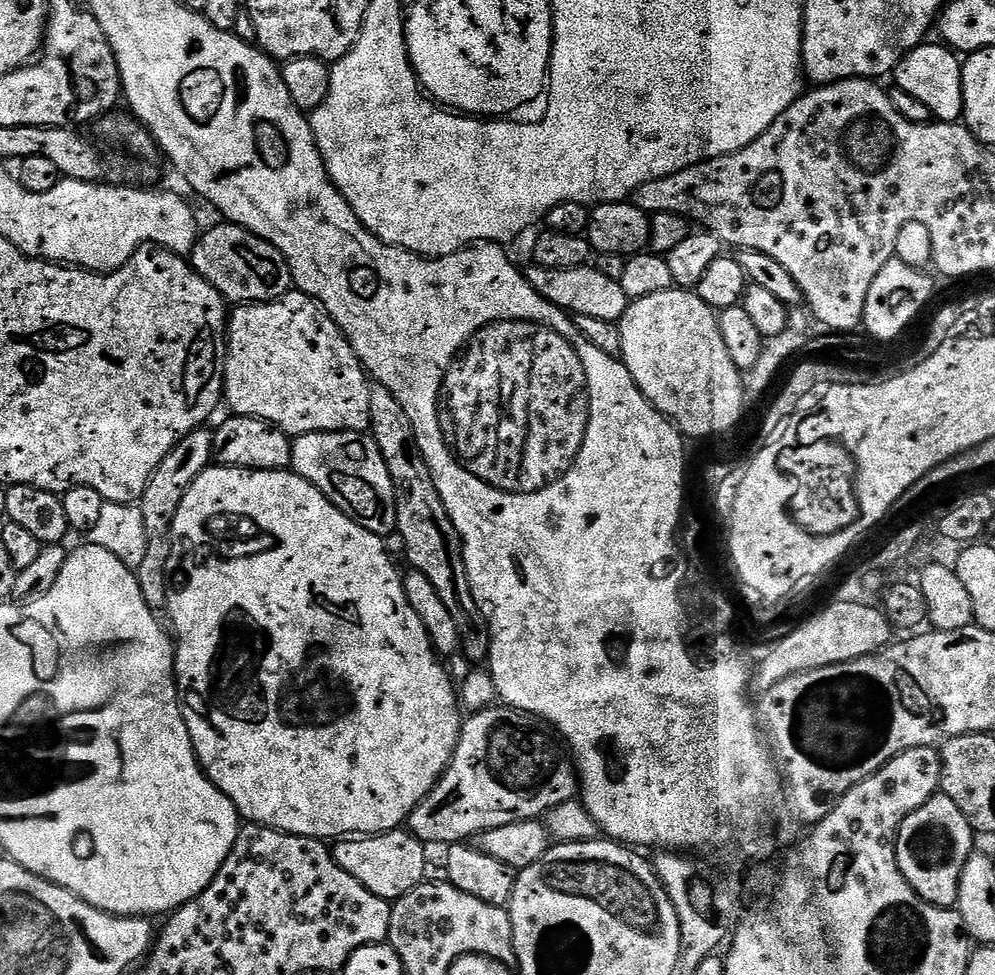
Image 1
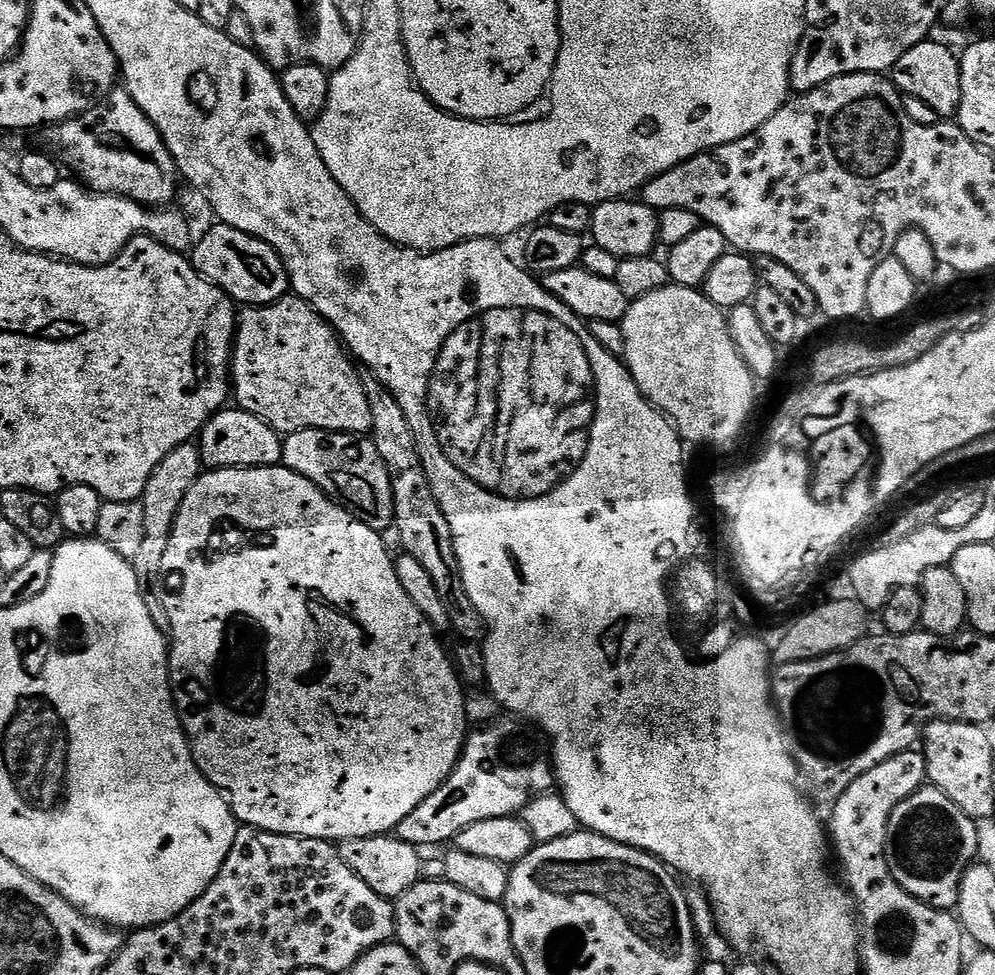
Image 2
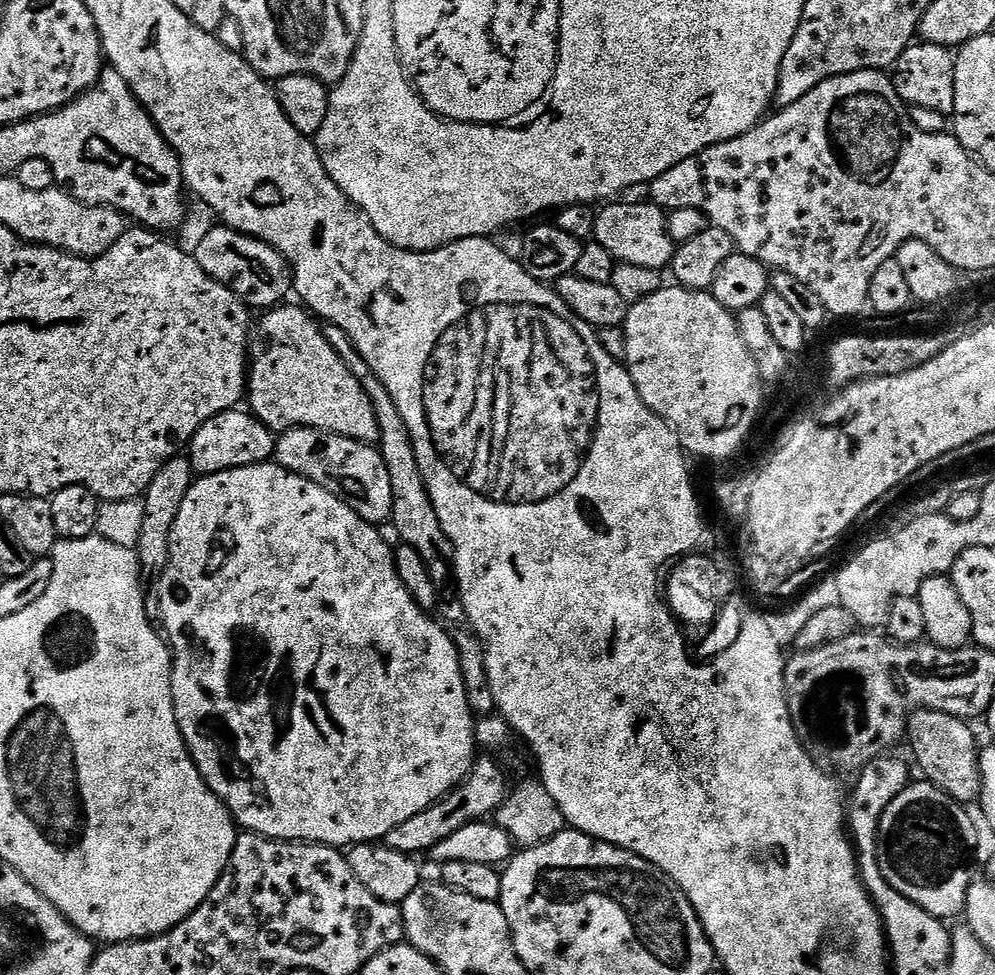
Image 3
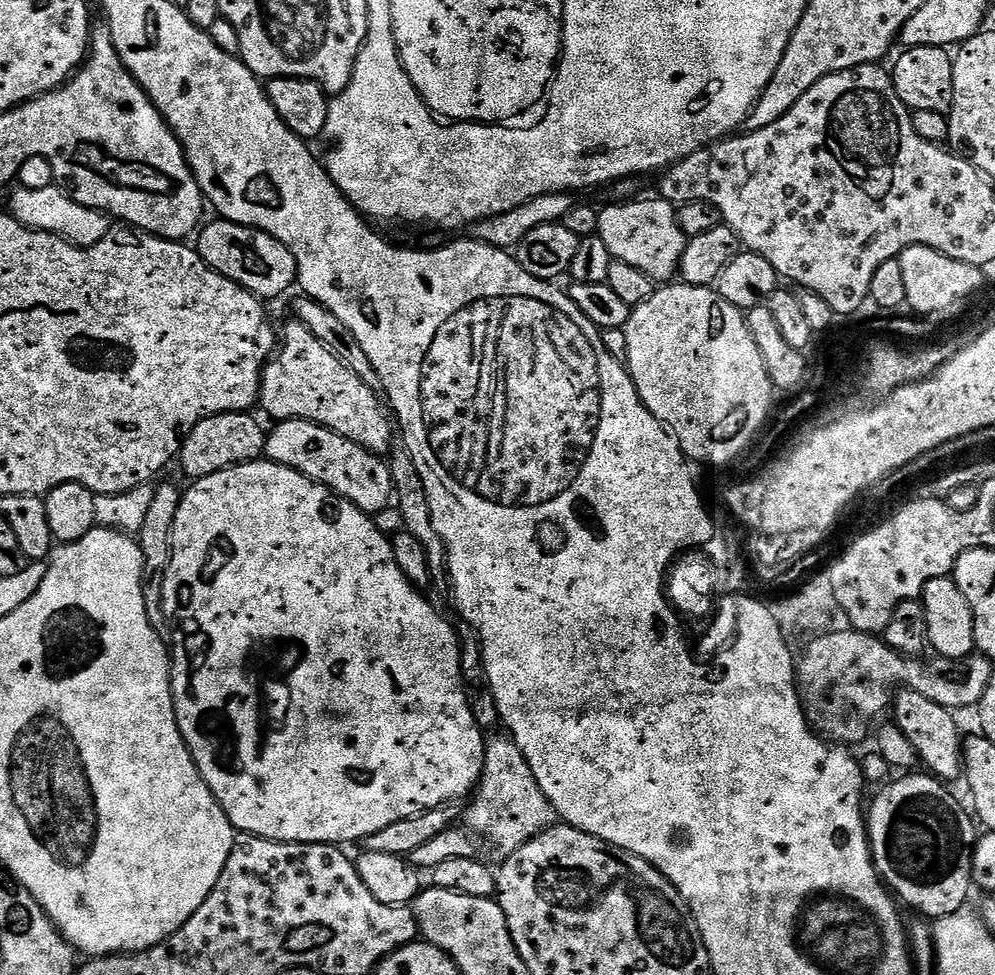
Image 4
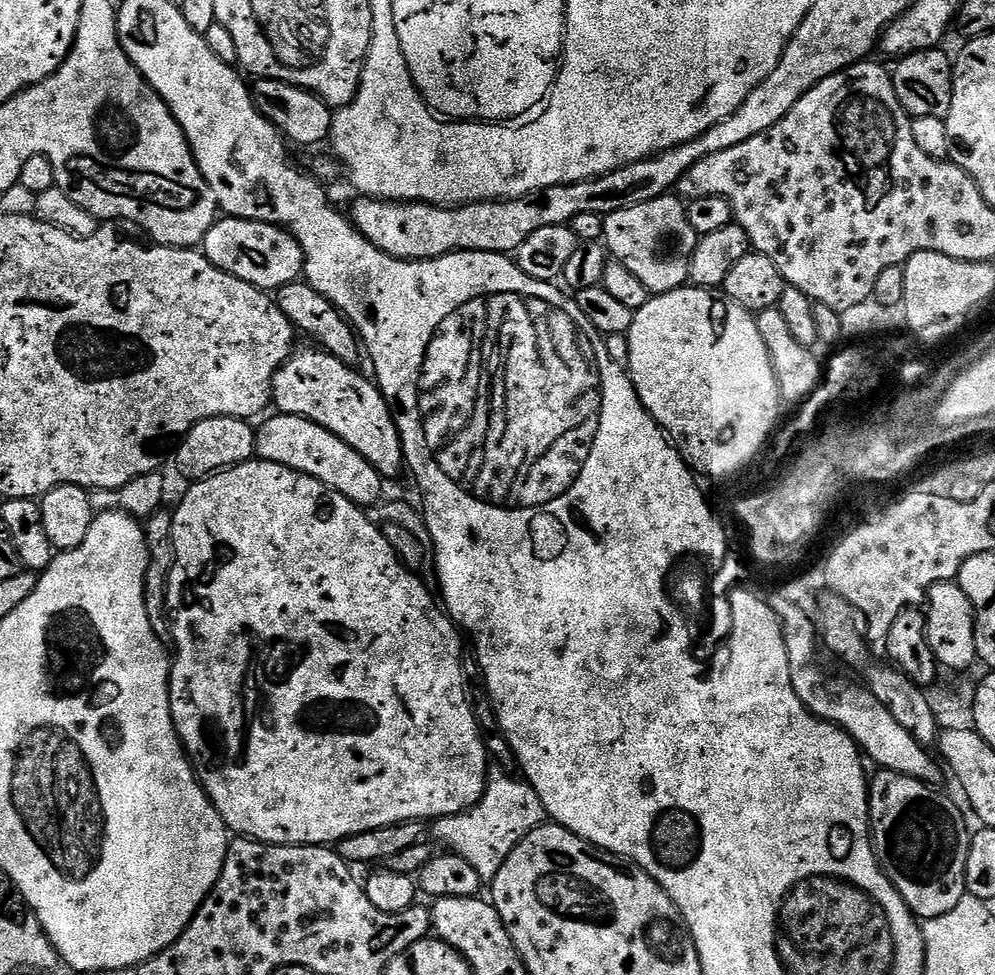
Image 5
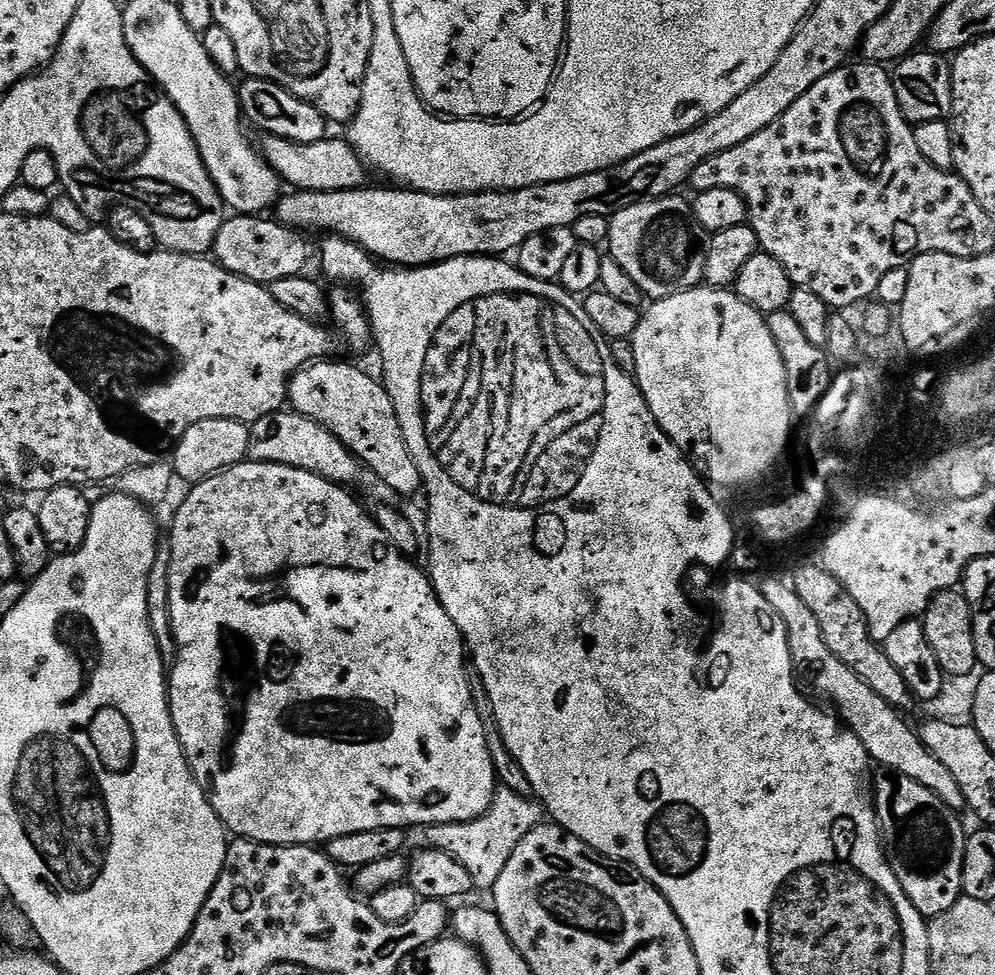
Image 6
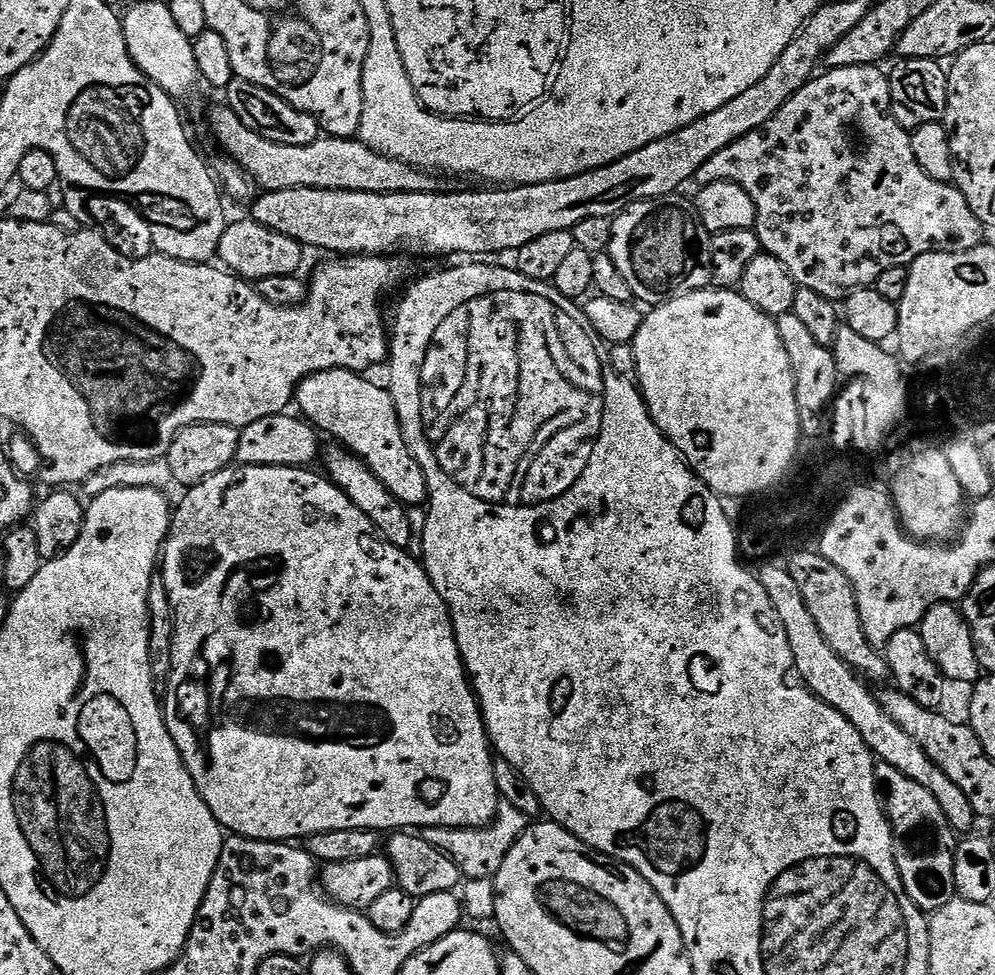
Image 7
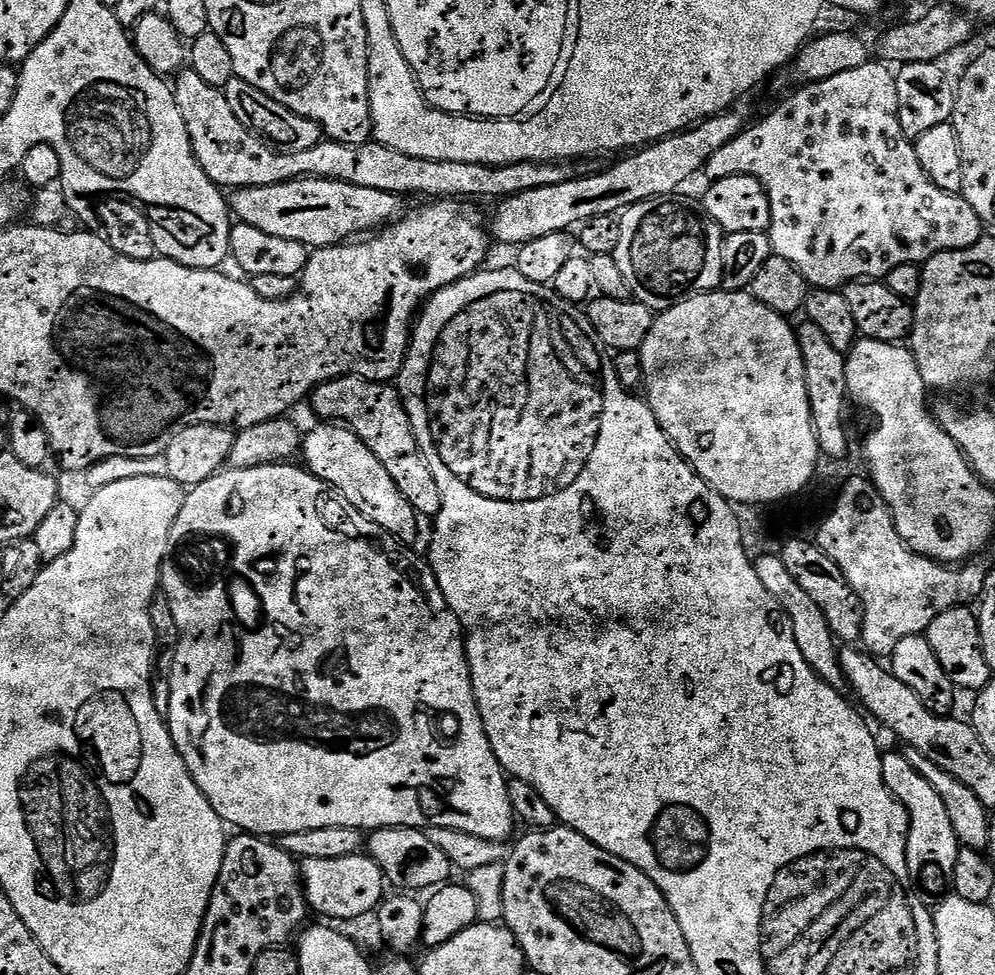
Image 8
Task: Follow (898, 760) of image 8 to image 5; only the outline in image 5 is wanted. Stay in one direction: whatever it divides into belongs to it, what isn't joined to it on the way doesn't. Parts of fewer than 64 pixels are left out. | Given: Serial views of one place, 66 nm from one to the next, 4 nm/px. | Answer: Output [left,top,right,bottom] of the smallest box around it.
[868,771,972,921]

